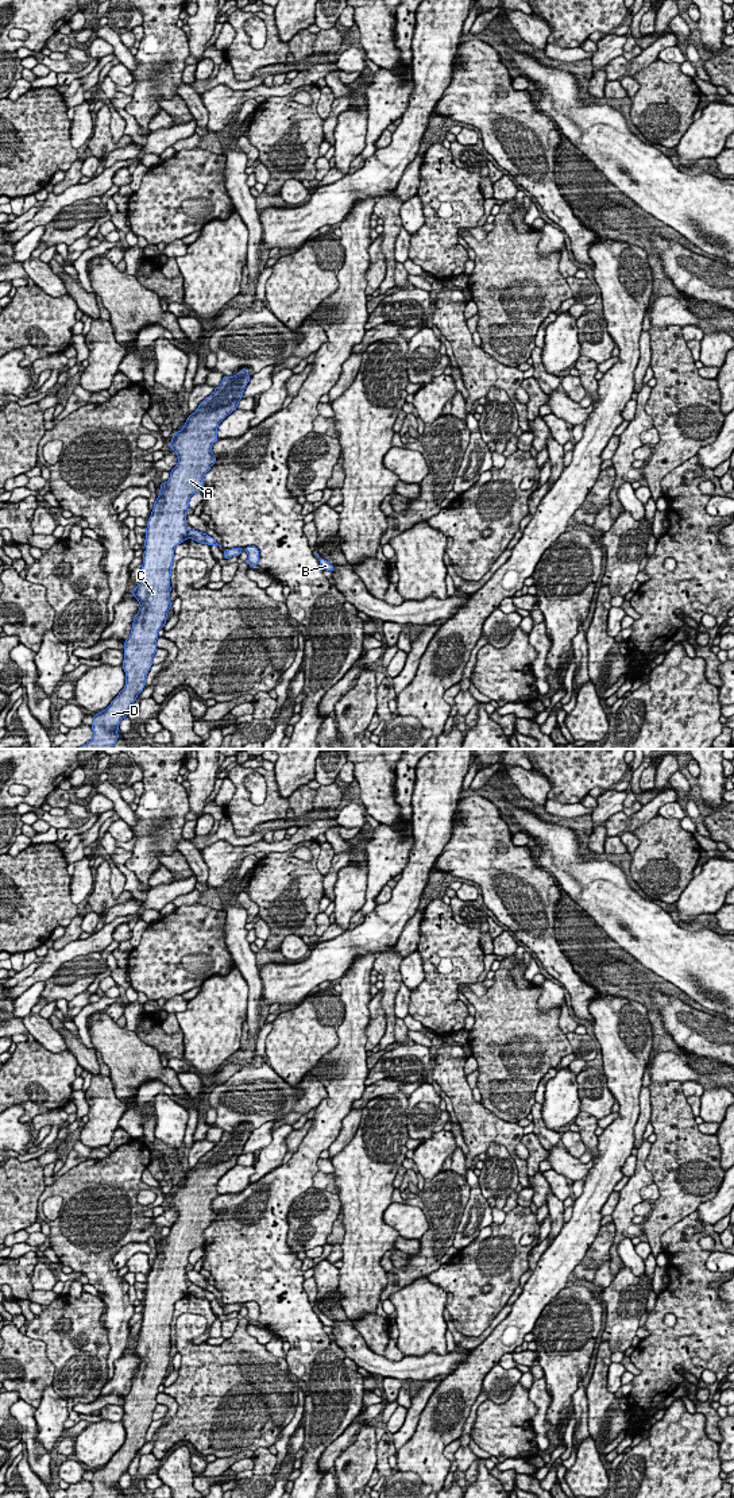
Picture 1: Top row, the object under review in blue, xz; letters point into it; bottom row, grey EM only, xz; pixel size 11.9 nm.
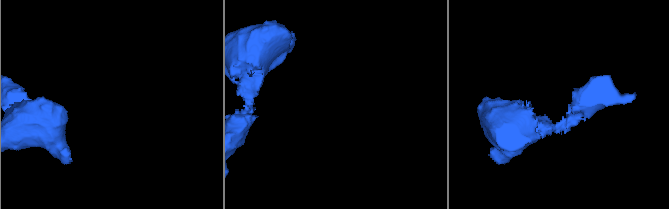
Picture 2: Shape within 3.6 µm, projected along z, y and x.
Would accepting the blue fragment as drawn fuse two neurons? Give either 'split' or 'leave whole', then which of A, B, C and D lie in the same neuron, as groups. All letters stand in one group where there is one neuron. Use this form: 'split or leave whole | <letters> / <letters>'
split | A C D / B

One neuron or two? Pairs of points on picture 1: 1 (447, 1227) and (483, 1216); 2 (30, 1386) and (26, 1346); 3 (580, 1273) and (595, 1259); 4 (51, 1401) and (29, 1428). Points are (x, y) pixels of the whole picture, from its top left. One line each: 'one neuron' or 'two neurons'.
1: two neurons
2: one neuron
3: one neuron
4: two neurons

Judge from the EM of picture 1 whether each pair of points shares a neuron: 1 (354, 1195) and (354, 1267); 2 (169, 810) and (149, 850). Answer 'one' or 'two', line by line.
1: one
2: one

